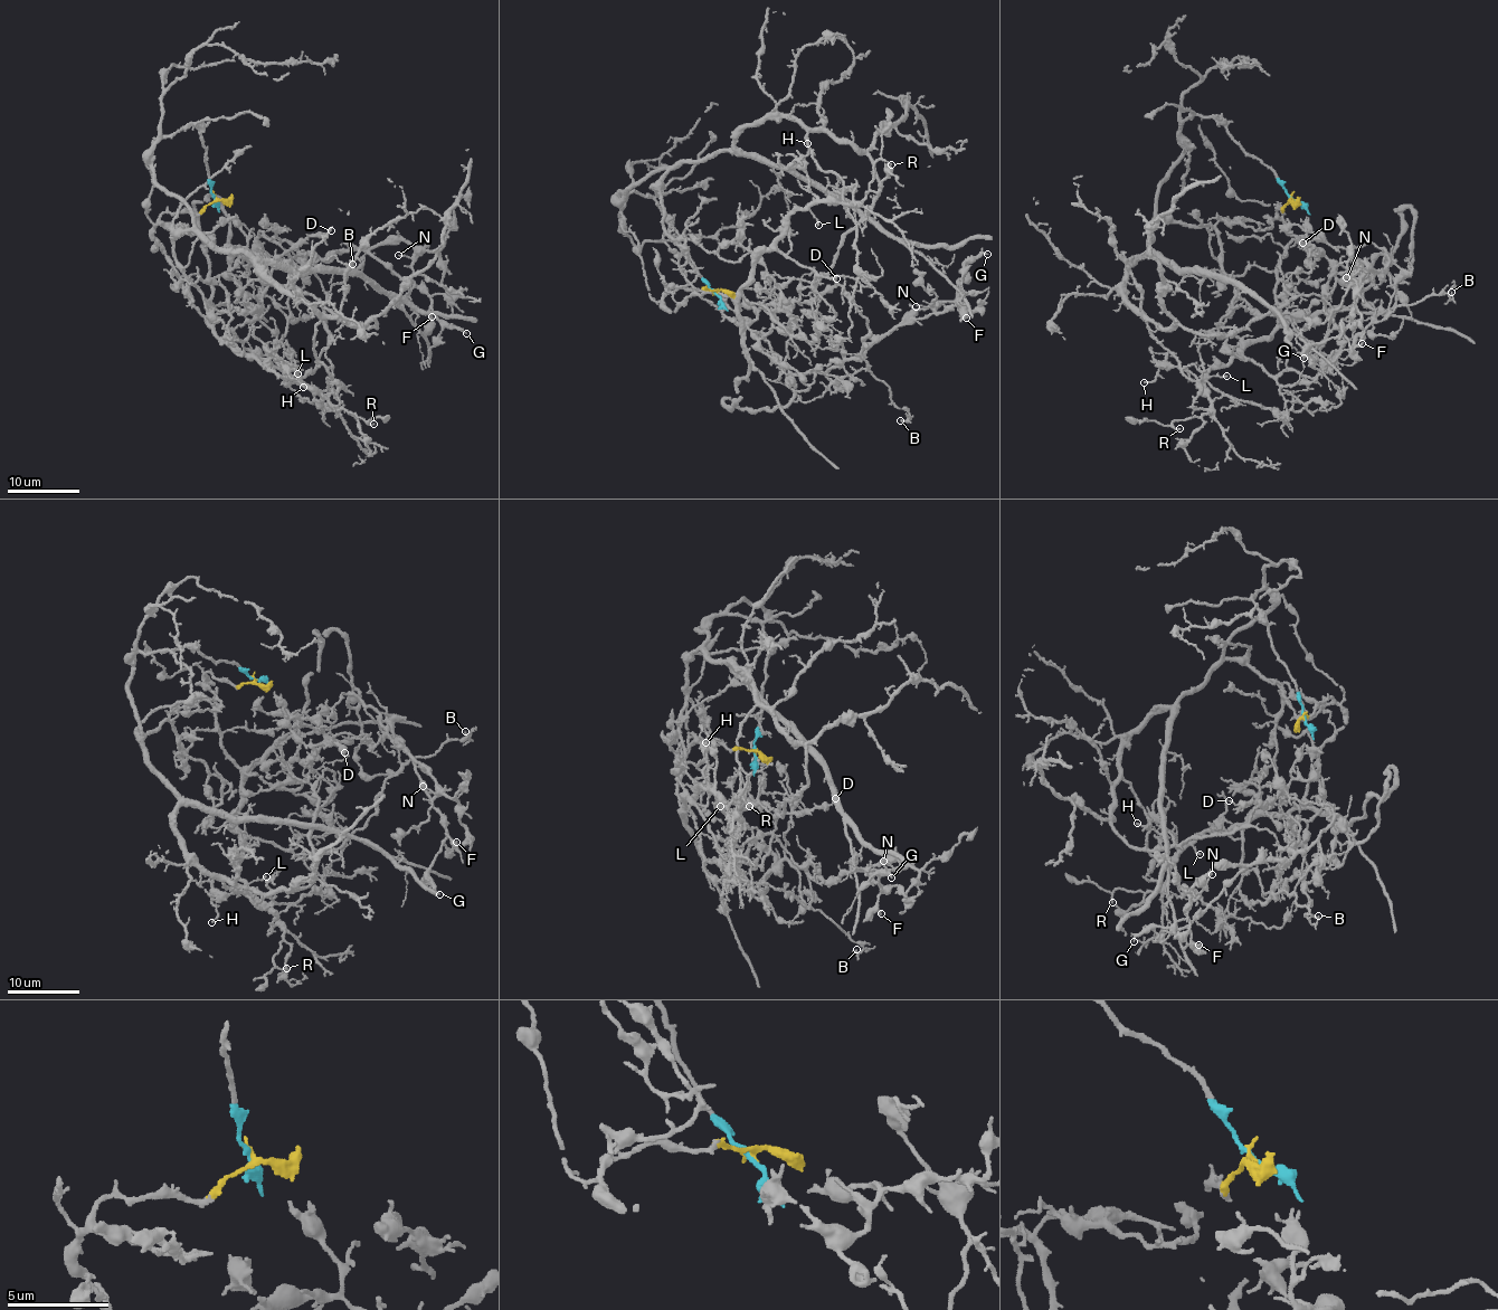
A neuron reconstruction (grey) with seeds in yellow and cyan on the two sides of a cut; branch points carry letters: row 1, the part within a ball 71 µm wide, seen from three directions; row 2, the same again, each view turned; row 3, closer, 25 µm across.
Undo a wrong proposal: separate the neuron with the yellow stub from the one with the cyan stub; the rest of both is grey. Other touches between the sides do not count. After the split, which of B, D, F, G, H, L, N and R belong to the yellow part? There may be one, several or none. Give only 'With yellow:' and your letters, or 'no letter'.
With yellow: B, D, F, G, H, L, N, R

